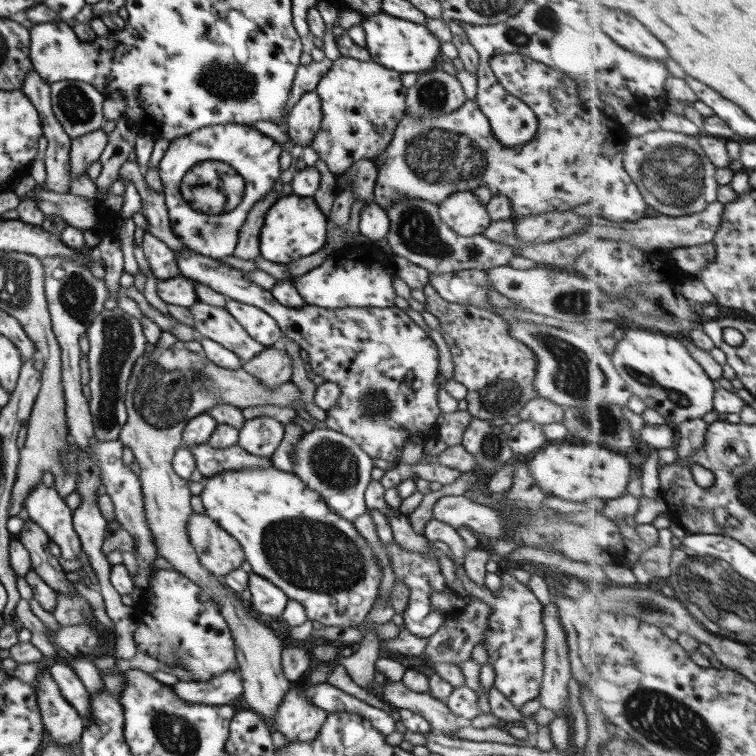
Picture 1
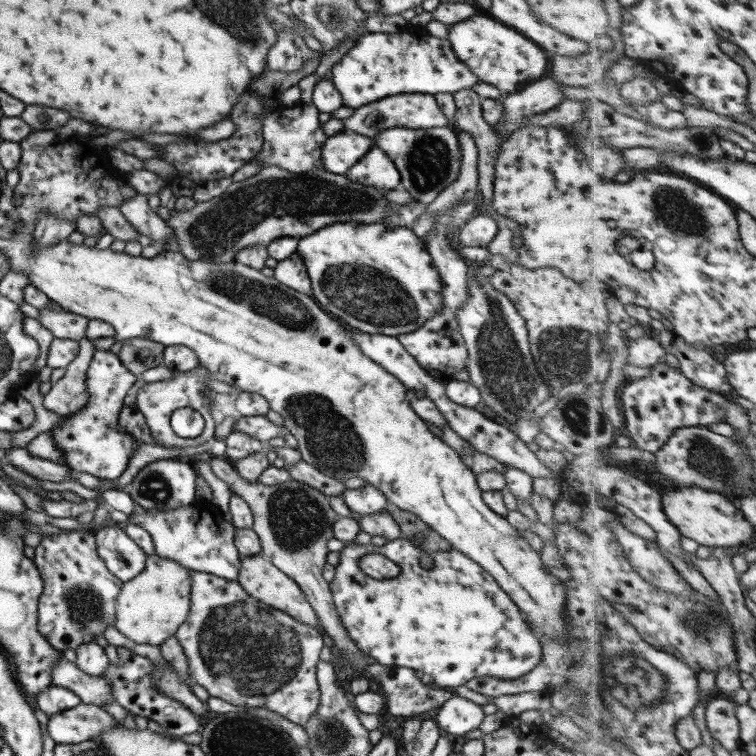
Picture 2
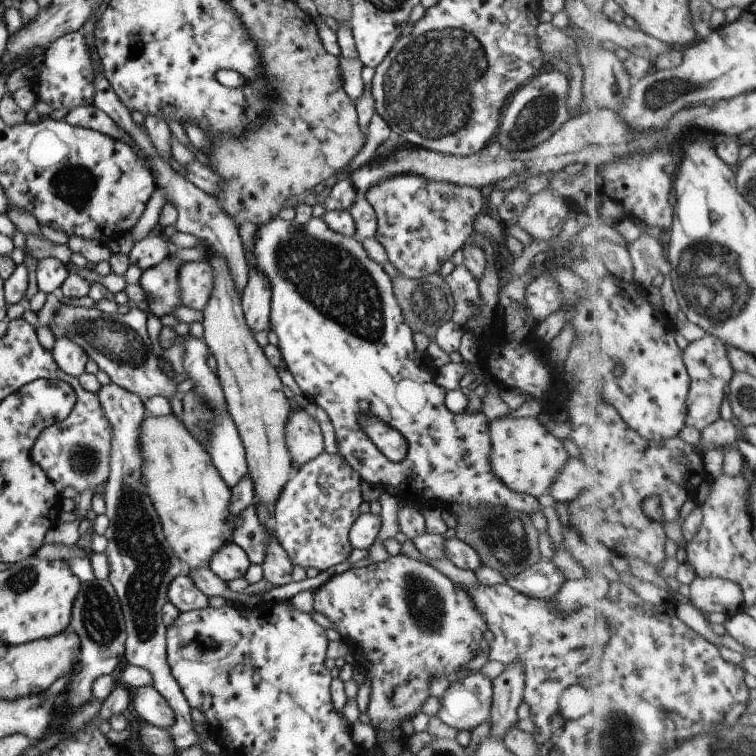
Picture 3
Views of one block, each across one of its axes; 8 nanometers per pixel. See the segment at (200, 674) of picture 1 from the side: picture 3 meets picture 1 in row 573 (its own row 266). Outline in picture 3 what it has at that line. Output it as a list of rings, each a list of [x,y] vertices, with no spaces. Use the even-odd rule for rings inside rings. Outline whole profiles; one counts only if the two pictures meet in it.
[[[166,258],[158,266],[146,270],[139,279],[139,284],[147,295],[146,302],[151,312],[158,318],[174,313],[179,305],[177,273],[182,262]]]

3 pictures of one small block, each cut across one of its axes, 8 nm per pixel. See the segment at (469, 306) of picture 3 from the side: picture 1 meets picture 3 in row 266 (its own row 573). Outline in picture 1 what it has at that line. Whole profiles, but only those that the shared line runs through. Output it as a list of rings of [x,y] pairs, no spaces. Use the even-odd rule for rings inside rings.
[[[463,566],[456,568],[456,575],[463,581],[462,586],[468,596],[481,598],[490,608],[488,630],[484,632],[484,642],[488,653],[488,662],[495,674],[494,688],[499,690],[510,702],[520,710],[529,700],[538,698],[543,681],[545,653],[543,604],[534,593],[510,574],[501,575],[501,587],[498,592],[492,592],[485,584],[477,585],[464,572]]]

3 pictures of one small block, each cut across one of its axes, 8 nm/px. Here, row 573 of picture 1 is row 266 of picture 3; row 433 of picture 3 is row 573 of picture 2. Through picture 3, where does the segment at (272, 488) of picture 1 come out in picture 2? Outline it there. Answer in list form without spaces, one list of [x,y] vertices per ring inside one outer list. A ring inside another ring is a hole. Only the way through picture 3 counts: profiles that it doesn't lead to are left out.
[[[404,538],[388,541],[382,546],[356,544],[354,541],[345,543],[329,588],[348,639],[366,656],[375,658],[378,664],[422,670],[424,674],[430,674],[440,688],[453,689],[478,677],[514,681],[532,671],[542,658],[541,645],[529,630],[518,606],[496,580],[482,566],[453,548],[444,552],[430,552],[434,566],[428,570],[420,564],[422,554],[422,548]],[[378,553],[400,568],[398,576],[376,580],[360,570],[358,560],[362,556]]]

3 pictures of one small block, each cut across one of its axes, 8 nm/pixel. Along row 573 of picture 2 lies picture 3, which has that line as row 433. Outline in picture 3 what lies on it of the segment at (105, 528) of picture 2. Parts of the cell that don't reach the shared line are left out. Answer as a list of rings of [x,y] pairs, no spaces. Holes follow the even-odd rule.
[[[107,383],[97,392],[97,396],[107,422],[111,425],[111,452],[109,476],[102,485],[105,494],[106,513],[110,525],[105,533],[107,548],[105,551],[110,563],[110,575],[107,579],[115,589],[121,605],[126,634],[124,657],[130,665],[146,669],[152,680],[153,688],[167,701],[175,715],[175,724],[168,729],[173,744],[180,752],[193,745],[200,745],[208,755],[227,755],[222,742],[210,738],[199,743],[191,718],[191,707],[176,680],[171,674],[167,662],[166,625],[161,609],[168,601],[167,591],[170,582],[186,573],[184,564],[174,555],[168,545],[161,521],[146,486],[141,479],[143,457],[141,454],[141,425],[145,420],[143,401],[132,392],[124,390],[115,383]]]

